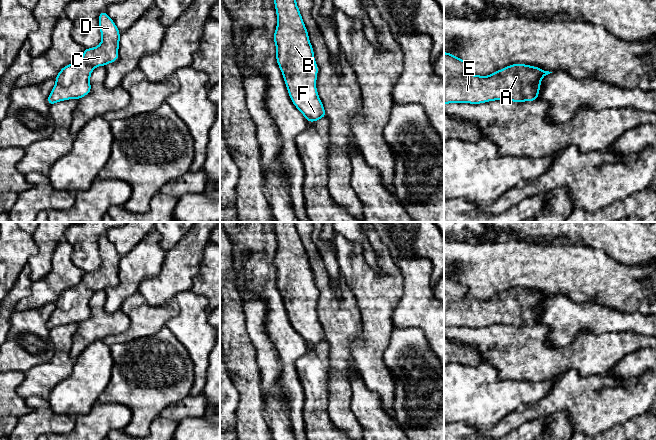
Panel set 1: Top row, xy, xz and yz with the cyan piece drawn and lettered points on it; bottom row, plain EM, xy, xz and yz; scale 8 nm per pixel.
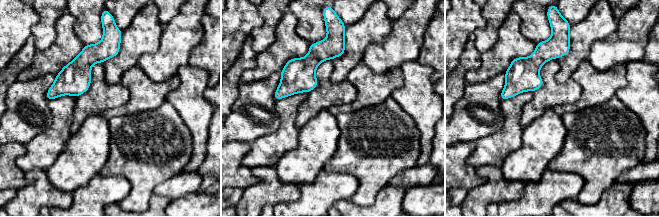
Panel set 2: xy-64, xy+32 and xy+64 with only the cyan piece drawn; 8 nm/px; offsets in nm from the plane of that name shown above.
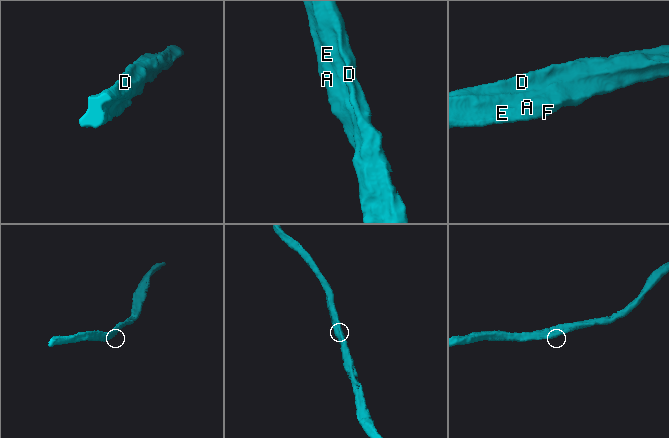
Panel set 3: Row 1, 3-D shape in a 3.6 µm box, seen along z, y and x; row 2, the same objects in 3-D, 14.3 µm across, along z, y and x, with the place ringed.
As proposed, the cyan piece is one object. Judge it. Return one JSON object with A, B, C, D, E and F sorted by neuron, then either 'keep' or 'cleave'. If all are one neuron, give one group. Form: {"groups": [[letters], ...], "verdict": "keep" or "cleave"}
{"groups": [["A", "B", "C", "D", "E", "F"]], "verdict": "keep"}

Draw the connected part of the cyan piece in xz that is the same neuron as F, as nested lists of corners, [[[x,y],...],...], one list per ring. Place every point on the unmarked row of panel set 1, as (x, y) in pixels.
[[[273,222],[277,250],[273,259],[276,284],[289,321],[311,347],[326,342],[316,313],[318,290],[296,222]]]

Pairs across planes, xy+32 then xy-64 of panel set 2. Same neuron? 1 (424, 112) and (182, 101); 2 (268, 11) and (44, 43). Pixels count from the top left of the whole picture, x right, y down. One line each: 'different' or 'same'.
1: same
2: same

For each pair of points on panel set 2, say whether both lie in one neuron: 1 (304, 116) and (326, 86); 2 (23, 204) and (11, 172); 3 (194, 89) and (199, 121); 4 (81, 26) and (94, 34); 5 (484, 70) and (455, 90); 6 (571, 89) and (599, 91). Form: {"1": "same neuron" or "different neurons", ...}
{"1": "same neuron", "2": "different neurons", "3": "same neuron", "4": "same neuron", "5": "different neurons", "6": "different neurons"}

